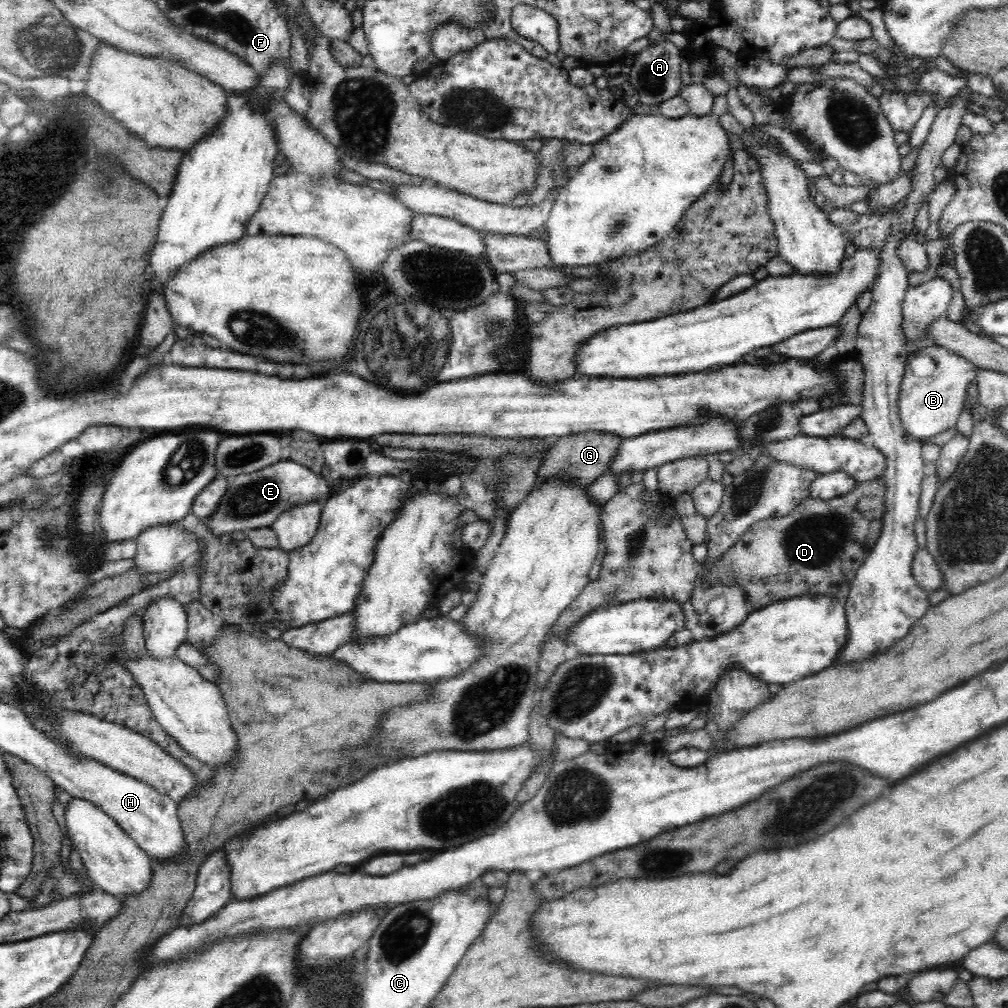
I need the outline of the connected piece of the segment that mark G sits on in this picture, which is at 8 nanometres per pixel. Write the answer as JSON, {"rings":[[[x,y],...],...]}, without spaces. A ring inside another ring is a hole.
{"rings":[[[586,430],[586,432],[574,432],[553,439],[554,444],[548,449],[548,454],[542,461],[538,469],[535,486],[540,486],[548,476],[554,474],[565,474],[569,480],[575,484],[592,484],[597,478],[600,478],[607,472],[616,453],[620,450],[622,436],[608,434],[607,432],[597,432],[597,430]]]}

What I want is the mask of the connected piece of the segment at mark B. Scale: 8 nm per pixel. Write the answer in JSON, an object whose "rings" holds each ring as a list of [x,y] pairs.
{"rings":[[[939,345],[930,346],[927,348],[918,349],[918,354],[924,354],[924,356],[930,356],[934,358],[936,362],[936,371],[932,376],[927,378],[910,378],[910,366],[906,364],[904,377],[901,383],[901,389],[899,392],[899,413],[902,419],[902,424],[906,429],[906,432],[910,437],[914,437],[918,441],[922,442],[925,438],[934,437],[936,434],[956,427],[956,422],[962,414],[962,410],[965,408],[967,388],[970,383],[976,383],[978,378],[978,372],[980,369],[974,366],[972,362],[958,356],[955,352],[952,352]]]}

